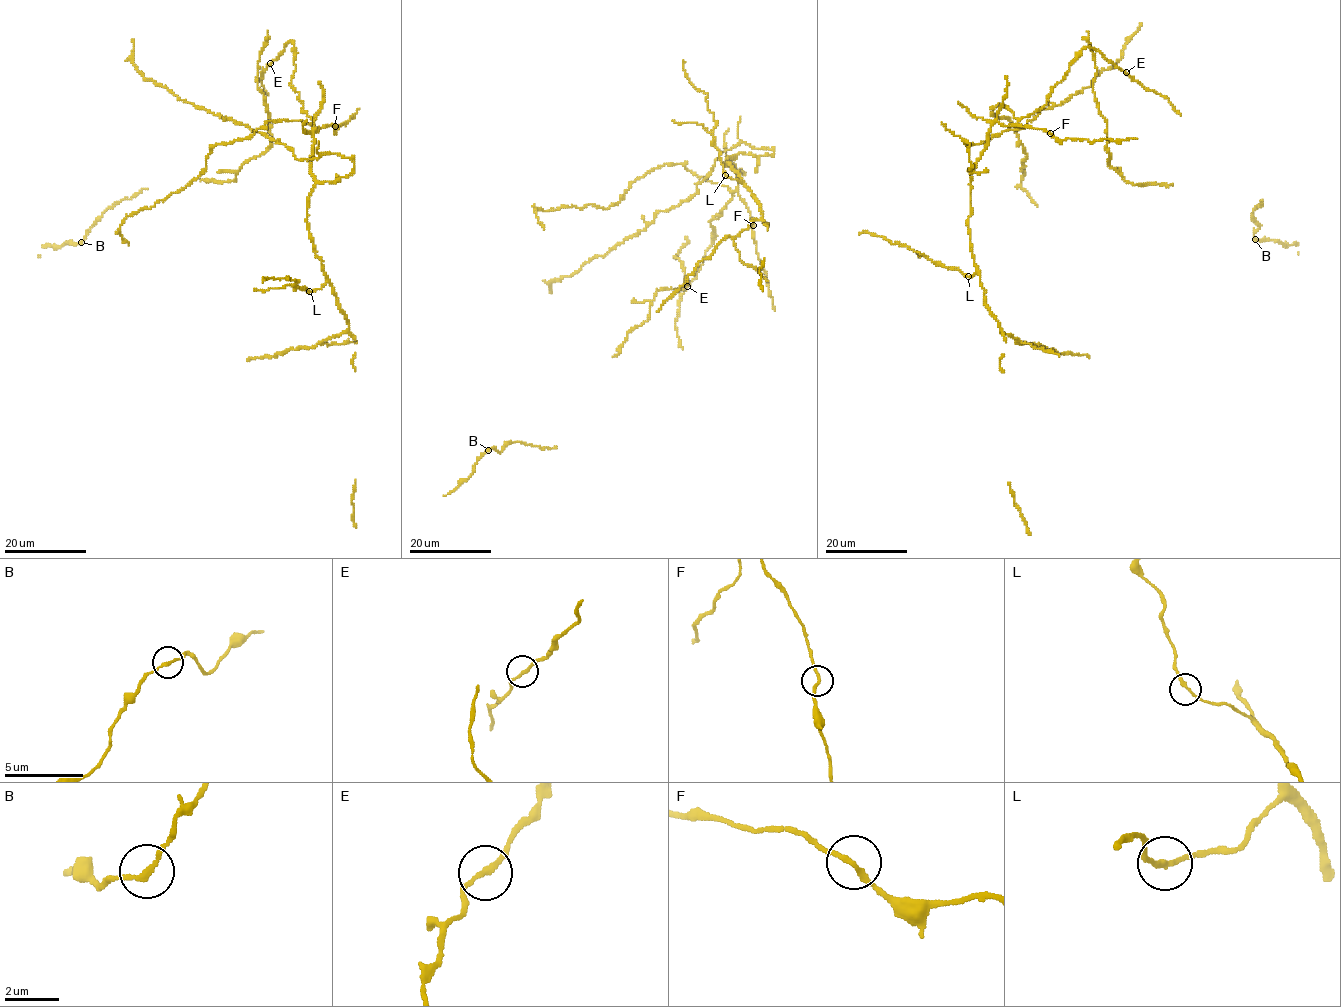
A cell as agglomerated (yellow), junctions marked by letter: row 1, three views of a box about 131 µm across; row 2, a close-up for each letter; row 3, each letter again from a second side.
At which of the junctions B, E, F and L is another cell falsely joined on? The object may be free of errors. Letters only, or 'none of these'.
none of these

